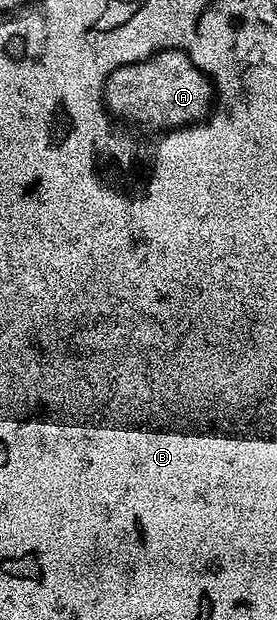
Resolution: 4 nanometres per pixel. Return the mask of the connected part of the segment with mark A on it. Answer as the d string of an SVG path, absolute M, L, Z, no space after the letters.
M163 48L143 62L129 62L128 65L113 70L106 82L104 101L107 111L115 119L134 118L134 122L146 122L146 126L174 126L174 122L198 118L198 114L206 110L206 98L210 98L210 90L206 90L206 85L209 83L211 79L196 68L196 64L192 64L184 51Z

